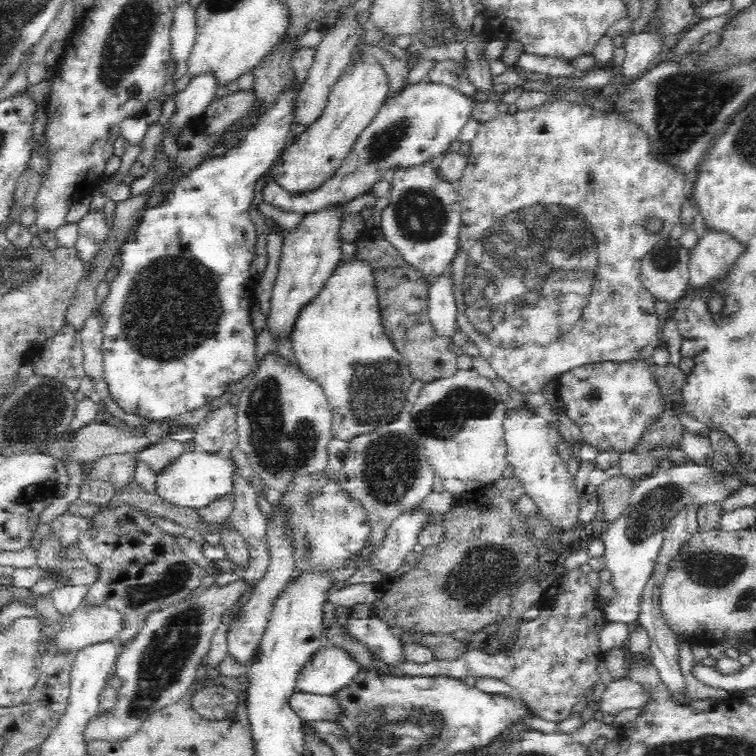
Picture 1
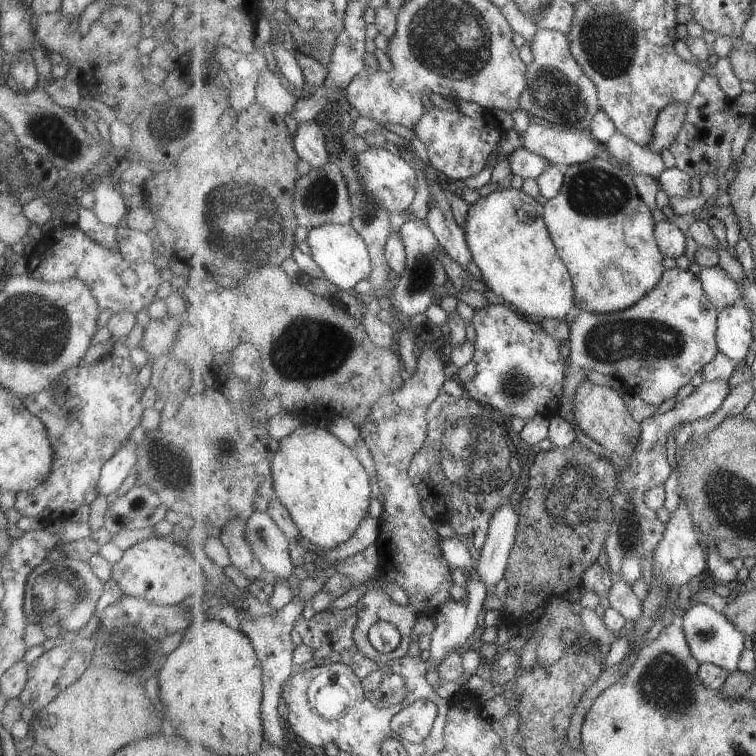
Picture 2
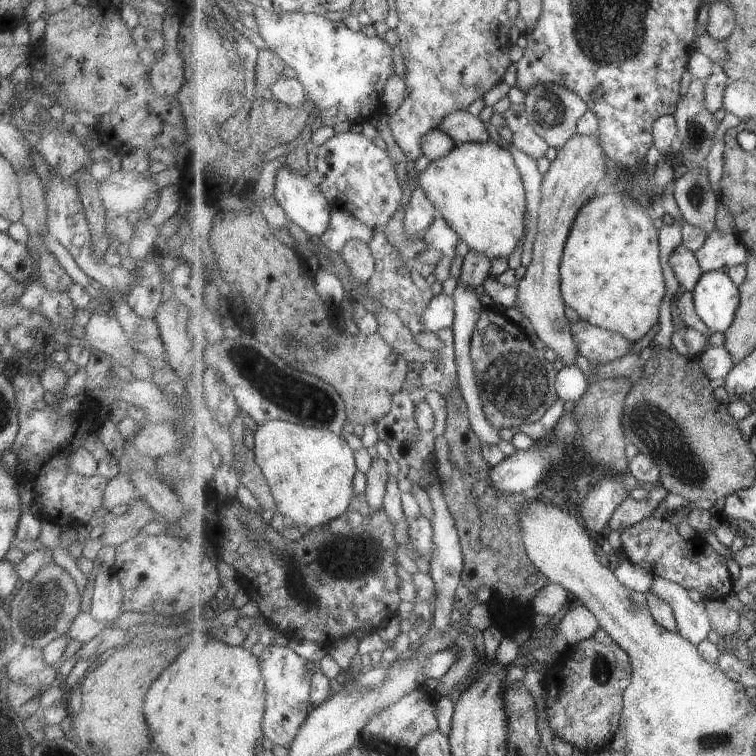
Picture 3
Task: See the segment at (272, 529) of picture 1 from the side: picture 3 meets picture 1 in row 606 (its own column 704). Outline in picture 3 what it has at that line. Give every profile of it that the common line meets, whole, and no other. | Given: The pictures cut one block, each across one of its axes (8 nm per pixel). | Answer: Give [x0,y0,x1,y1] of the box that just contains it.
[696,230,748,271]

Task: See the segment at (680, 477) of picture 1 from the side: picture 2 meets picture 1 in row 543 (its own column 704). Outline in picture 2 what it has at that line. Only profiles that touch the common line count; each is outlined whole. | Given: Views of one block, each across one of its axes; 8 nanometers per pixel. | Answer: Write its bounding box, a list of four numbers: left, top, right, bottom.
[680,604,745,673]

